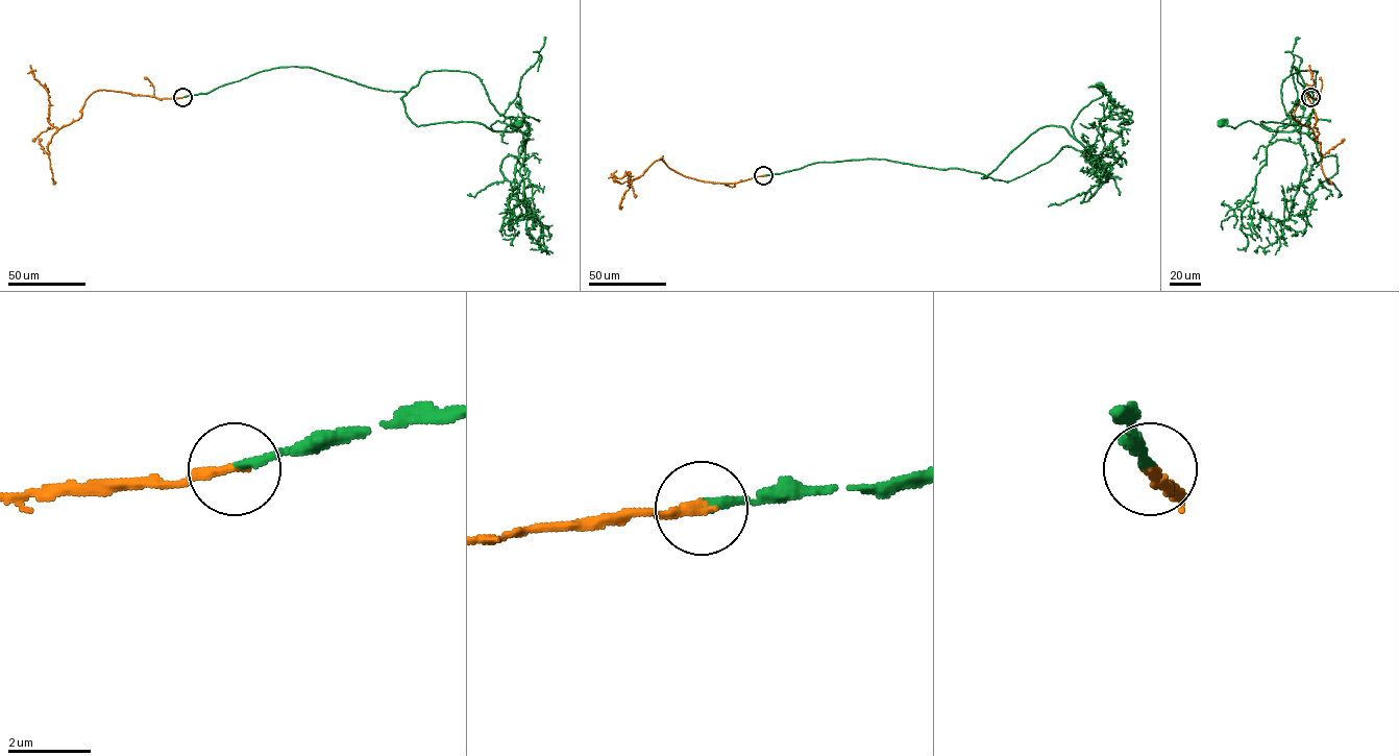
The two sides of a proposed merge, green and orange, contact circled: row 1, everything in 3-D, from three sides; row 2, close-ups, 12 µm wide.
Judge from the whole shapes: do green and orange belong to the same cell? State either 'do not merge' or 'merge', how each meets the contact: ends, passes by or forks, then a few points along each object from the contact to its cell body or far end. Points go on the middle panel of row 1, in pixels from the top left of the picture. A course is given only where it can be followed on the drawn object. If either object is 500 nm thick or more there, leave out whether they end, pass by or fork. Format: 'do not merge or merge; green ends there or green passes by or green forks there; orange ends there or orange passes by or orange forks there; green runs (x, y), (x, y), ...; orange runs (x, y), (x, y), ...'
merge; green ends there; orange ends there; green runs (763, 175), (868, 159), (986, 177), (1044, 127), (1061, 126), (1075, 138), (1073, 120), (1102, 95), (1100, 86); orange runs (763, 175), (731, 184), (703, 181), (670, 169), (662, 156), (630, 180), (630, 172), (621, 178), (611, 173)

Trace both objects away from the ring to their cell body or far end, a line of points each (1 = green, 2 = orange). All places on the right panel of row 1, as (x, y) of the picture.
1: (1310, 97), (1294, 67), (1312, 94), (1303, 125), (1260, 121), (1273, 130), (1250, 120), (1235, 128), (1221, 123)
2: (1310, 97), (1319, 95), (1308, 90), (1292, 115), (1312, 128), (1316, 116), (1306, 95), (1314, 83), (1308, 65)

